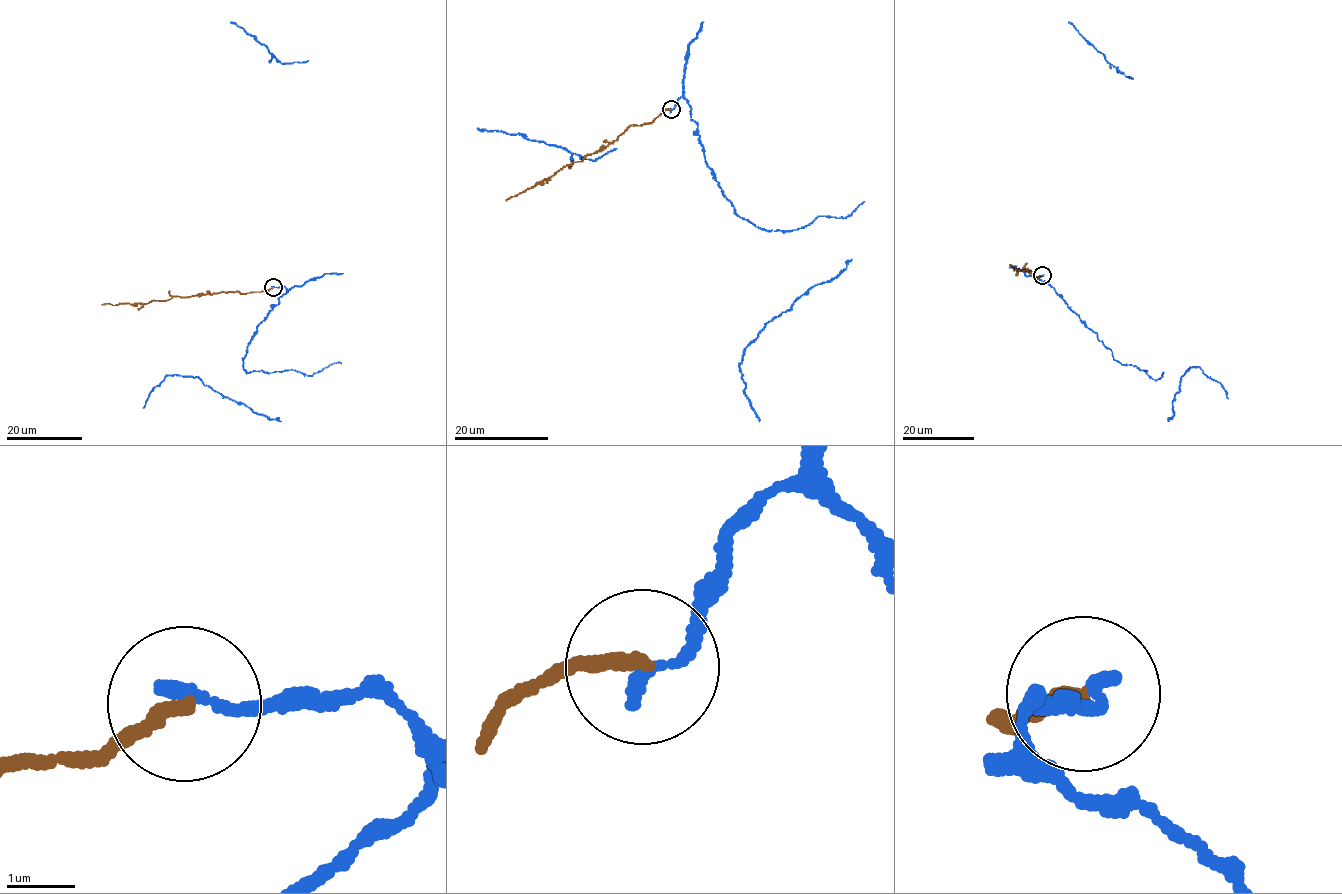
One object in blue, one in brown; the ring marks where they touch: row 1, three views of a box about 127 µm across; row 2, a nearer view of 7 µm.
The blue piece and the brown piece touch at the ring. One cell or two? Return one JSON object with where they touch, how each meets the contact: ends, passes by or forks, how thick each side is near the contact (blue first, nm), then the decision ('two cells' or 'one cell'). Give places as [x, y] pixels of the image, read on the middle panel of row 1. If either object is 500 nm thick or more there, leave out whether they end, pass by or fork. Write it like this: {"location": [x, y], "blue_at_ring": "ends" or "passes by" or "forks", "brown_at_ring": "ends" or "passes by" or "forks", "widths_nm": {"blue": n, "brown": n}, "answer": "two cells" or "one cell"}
{"location": [671, 109], "blue_at_ring": "ends", "brown_at_ring": "ends", "widths_nm": {"blue": 200, "brown": 200}, "answer": "two cells"}

